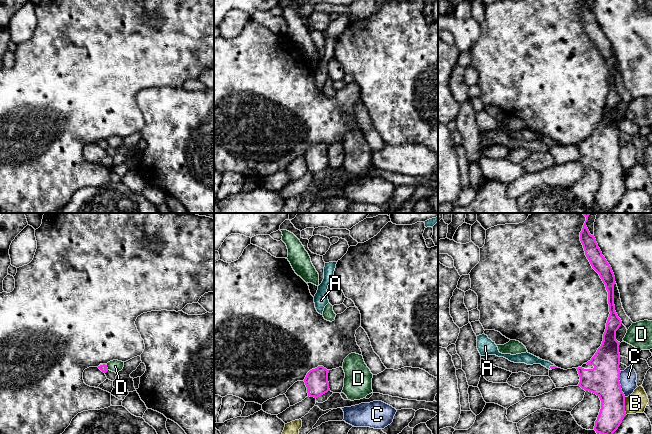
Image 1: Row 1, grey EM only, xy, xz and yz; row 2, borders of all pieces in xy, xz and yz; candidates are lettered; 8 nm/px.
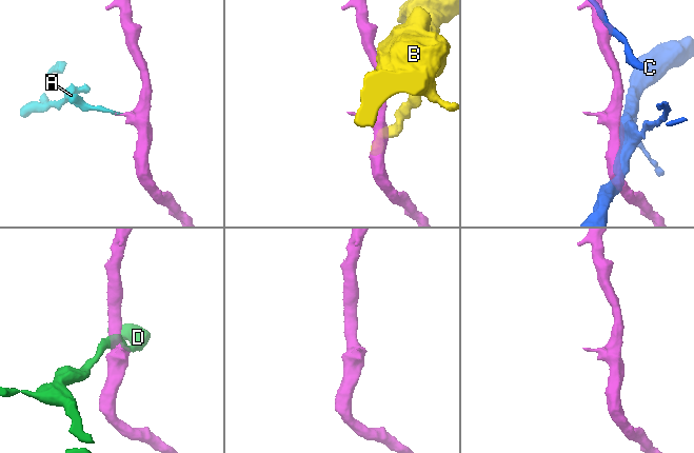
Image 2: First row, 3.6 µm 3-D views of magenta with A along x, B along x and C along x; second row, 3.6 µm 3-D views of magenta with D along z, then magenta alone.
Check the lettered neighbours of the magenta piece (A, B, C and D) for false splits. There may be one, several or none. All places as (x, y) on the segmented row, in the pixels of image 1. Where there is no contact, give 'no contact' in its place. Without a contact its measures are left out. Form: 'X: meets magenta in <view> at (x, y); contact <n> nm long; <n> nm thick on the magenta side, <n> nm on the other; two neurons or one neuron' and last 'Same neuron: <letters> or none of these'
A: meets magenta in yz at (551, 366); contact 50 nm long; 30 nm thick on the magenta side, 90 nm on the other; one neuron
B: meets magenta in yz at (624, 406); contact 140 nm long; 240 nm thick on the magenta side, 160 nm on the other; two neurons
C: meets magenta in yz at (619, 384); contact 220 nm long; 260 nm thick on the magenta side, 140 nm on the other; two neurons
D: meets magenta in xy at (106, 367); contact 50 nm long; 60 nm thick on the magenta side, 100 nm on the other; two neurons
Same neuron: A

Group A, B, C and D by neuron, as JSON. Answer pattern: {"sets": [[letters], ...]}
{"sets": [["A"], ["B"], ["C"], ["D"]]}

